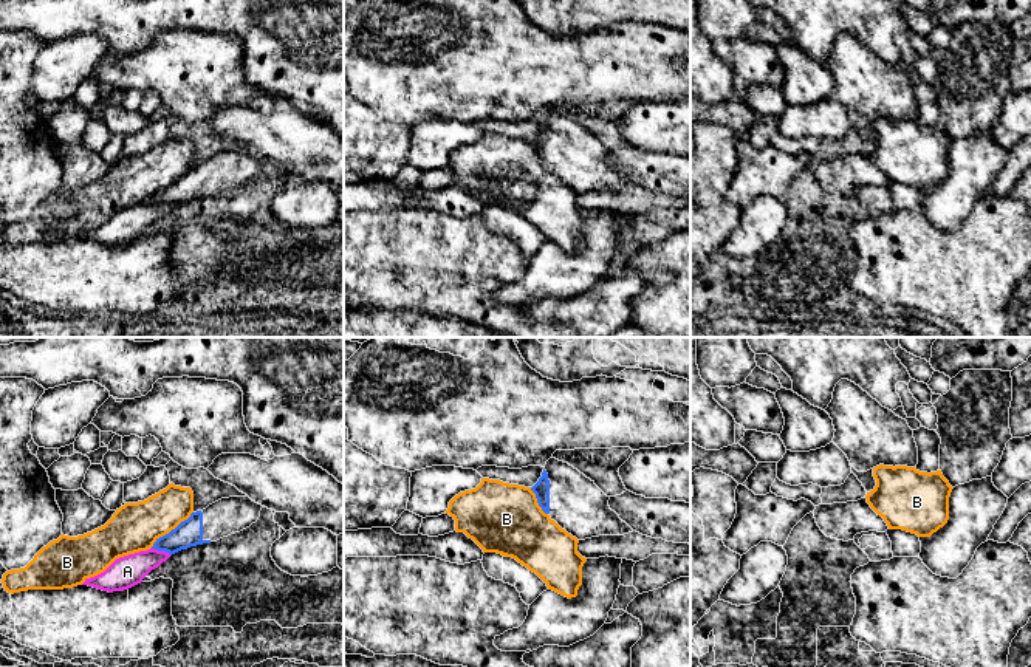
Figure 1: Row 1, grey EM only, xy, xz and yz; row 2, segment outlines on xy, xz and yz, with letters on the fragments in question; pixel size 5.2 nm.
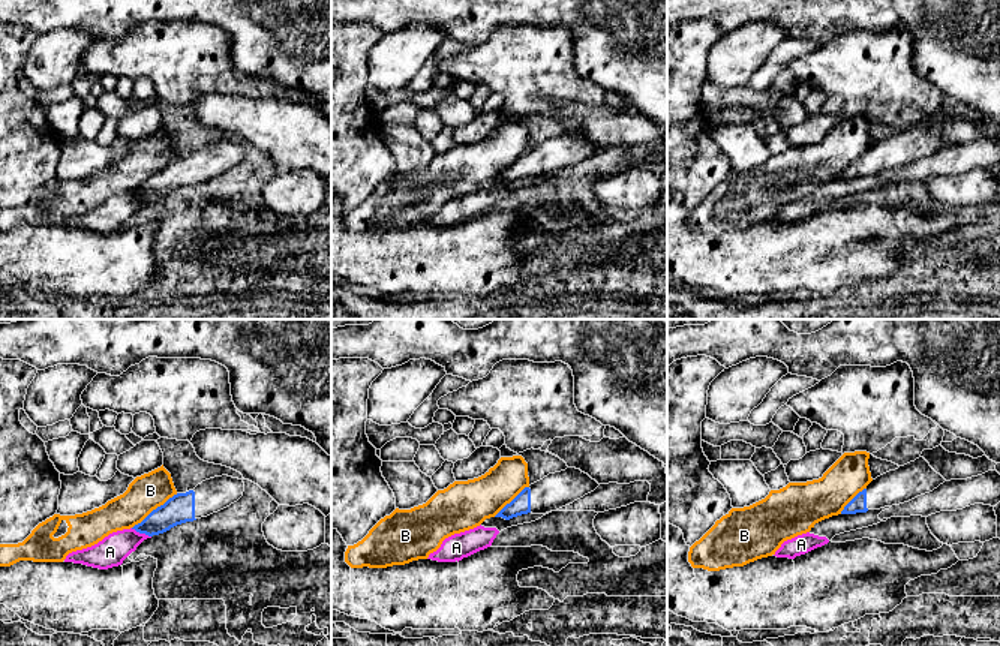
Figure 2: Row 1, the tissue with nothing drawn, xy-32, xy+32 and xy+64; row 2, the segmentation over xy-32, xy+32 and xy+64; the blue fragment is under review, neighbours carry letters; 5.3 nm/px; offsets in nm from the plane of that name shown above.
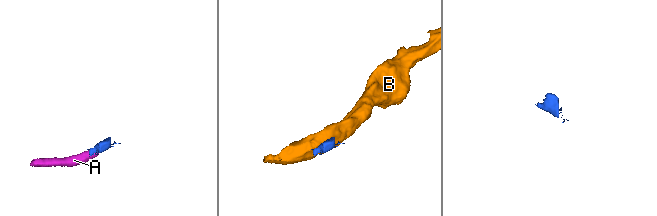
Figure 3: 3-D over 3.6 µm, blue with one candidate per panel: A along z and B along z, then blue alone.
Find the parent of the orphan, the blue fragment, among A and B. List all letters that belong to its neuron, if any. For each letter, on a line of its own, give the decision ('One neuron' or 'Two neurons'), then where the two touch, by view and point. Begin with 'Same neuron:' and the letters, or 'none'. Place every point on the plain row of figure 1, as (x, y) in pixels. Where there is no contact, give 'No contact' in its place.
Same neuron: none
A: Two neurons. Touches blue at xy (161, 203)
B: Two neurons. Touches blue at xy (172, 183)

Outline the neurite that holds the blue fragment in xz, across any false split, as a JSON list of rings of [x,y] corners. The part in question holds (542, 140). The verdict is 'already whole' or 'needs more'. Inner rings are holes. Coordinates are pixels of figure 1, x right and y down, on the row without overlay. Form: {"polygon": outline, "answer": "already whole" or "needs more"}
{"polygon": [[[550,111],[531,144],[542,164],[577,193],[633,186],[610,162],[610,150],[568,116]]], "answer": "needs more"}

